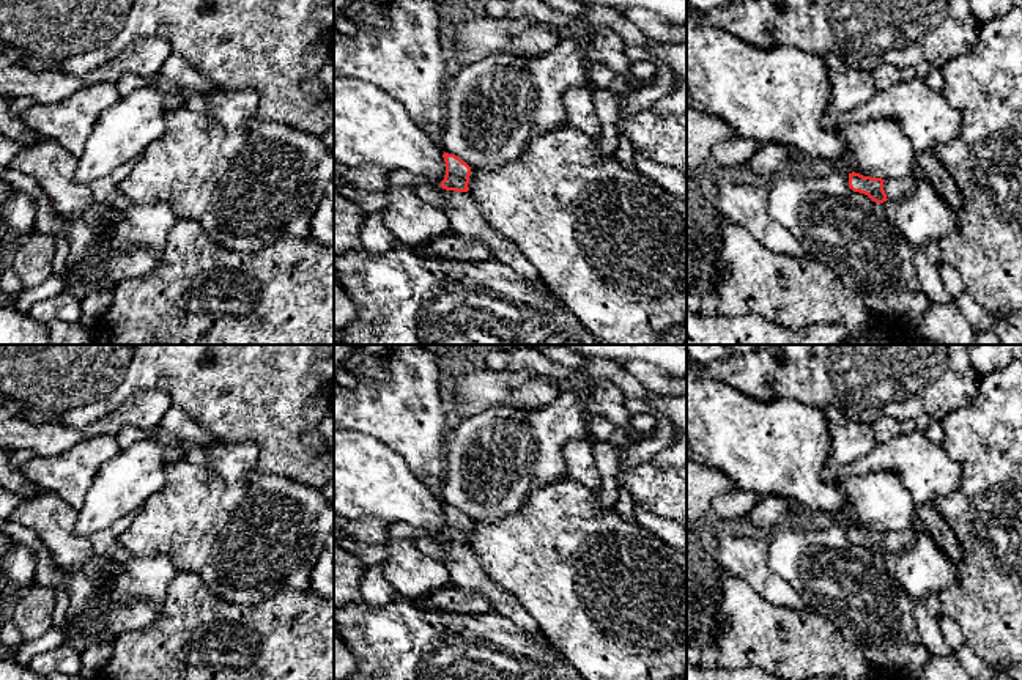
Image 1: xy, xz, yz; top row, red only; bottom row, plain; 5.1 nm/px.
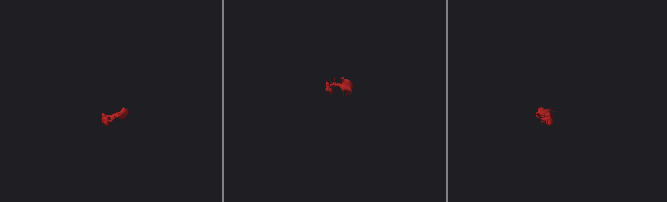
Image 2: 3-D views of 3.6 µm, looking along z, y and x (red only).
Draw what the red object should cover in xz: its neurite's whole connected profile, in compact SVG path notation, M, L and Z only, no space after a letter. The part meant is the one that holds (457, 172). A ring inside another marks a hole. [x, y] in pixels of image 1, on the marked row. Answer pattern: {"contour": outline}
{"contour": "M444 153L442 157L446 176L441 187L447 190L444 214L449 219L450 230L485 242L491 252L491 260L517 271L537 291L548 293L550 288L526 255L510 239L499 236L480 212L468 187L471 167L455 154Z"}

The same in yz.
{"contour": "M849 173L849 187L854 192L868 195L876 203L883 203L887 200L899 201L913 194L918 179L915 173L904 179L882 179L863 176L860 173Z"}

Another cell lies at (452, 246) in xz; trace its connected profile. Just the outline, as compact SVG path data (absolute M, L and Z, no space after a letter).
M449 231L444 236L435 238L424 244L419 250L431 258L444 258L454 261L485 261L491 260L488 246L469 236L461 236L457 231Z

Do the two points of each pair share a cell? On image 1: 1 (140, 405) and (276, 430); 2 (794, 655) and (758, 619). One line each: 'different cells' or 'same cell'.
1: different cells
2: same cell

